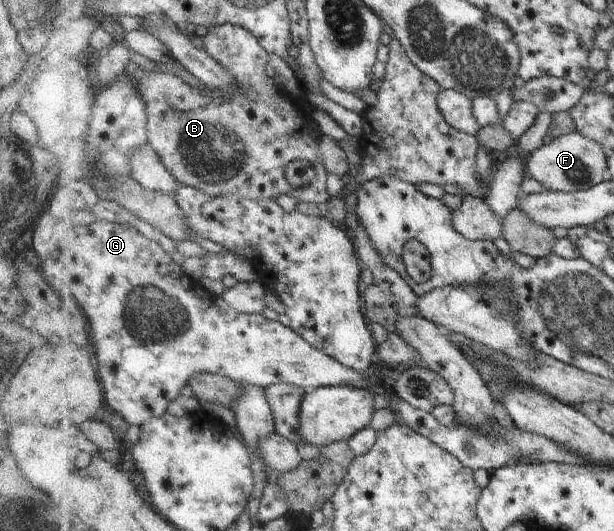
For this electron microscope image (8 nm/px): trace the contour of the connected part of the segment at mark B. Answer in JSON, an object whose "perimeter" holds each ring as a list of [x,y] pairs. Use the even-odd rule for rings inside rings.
{"perimeter":[[[226,23],[208,29],[203,40],[203,48],[230,73],[237,81],[233,91],[213,89],[206,84],[203,89],[190,86],[180,76],[145,71],[134,62],[127,64],[128,73],[141,90],[148,109],[148,143],[161,156],[162,162],[175,176],[180,184],[205,192],[213,197],[234,196],[254,200],[275,201],[287,194],[302,202],[328,202],[330,194],[326,190],[328,169],[320,156],[319,142],[322,135],[311,135],[308,116],[295,105],[294,98],[279,85],[277,78],[266,74],[264,66],[268,66],[268,51],[248,29]],[[295,160],[307,160],[316,169],[317,177],[312,184],[304,188],[294,188],[288,182],[285,170]]]}

